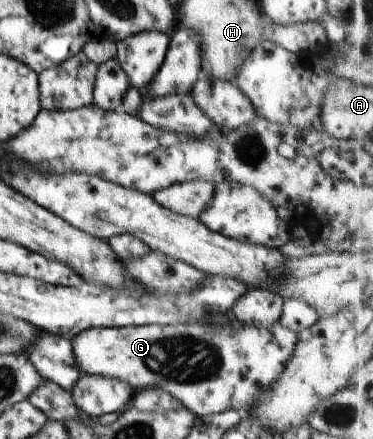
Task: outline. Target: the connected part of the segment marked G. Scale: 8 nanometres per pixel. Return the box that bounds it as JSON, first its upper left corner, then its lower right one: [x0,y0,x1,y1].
[72,317,297,418]

